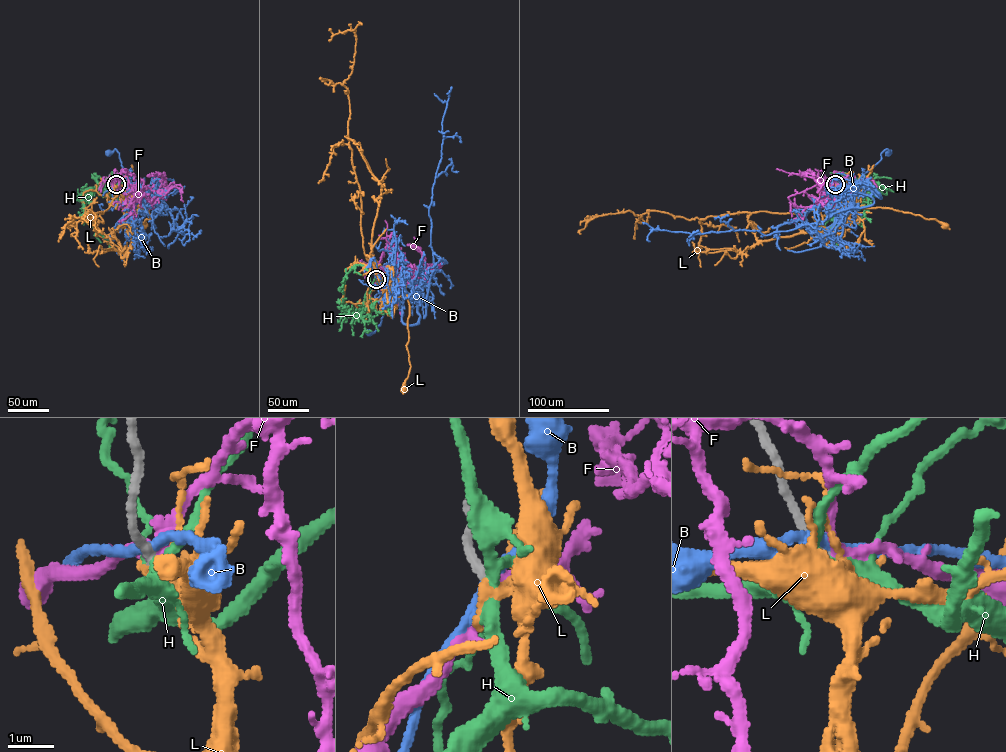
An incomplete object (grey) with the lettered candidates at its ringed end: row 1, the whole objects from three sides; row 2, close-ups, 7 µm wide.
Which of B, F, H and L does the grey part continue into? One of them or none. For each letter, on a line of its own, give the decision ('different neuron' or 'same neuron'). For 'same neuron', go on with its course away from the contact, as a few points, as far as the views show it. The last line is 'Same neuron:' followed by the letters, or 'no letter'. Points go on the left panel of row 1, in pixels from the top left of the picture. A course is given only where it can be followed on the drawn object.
B: different neuron
F: different neuron
H: different neuron
L: same neuron; course (116, 184), (122, 200), (149, 208), (146, 211), (150, 218), (145, 220), (145, 225)
Same neuron: L

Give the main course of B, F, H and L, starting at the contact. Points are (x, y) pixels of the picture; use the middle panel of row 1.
B: (376, 279), (377, 271), (394, 275), (398, 303), (387, 308), (373, 333), (368, 332)
F: (376, 279), (389, 273), (396, 282), (414, 268), (425, 270), (422, 252), (412, 246), (414, 237)
H: (376, 279), (366, 292), (362, 313), (347, 315), (343, 301), (346, 274), (361, 265), (370, 282)
L: (376, 279), (388, 274), (405, 286), (409, 306), (406, 347), (410, 365), (405, 390)

